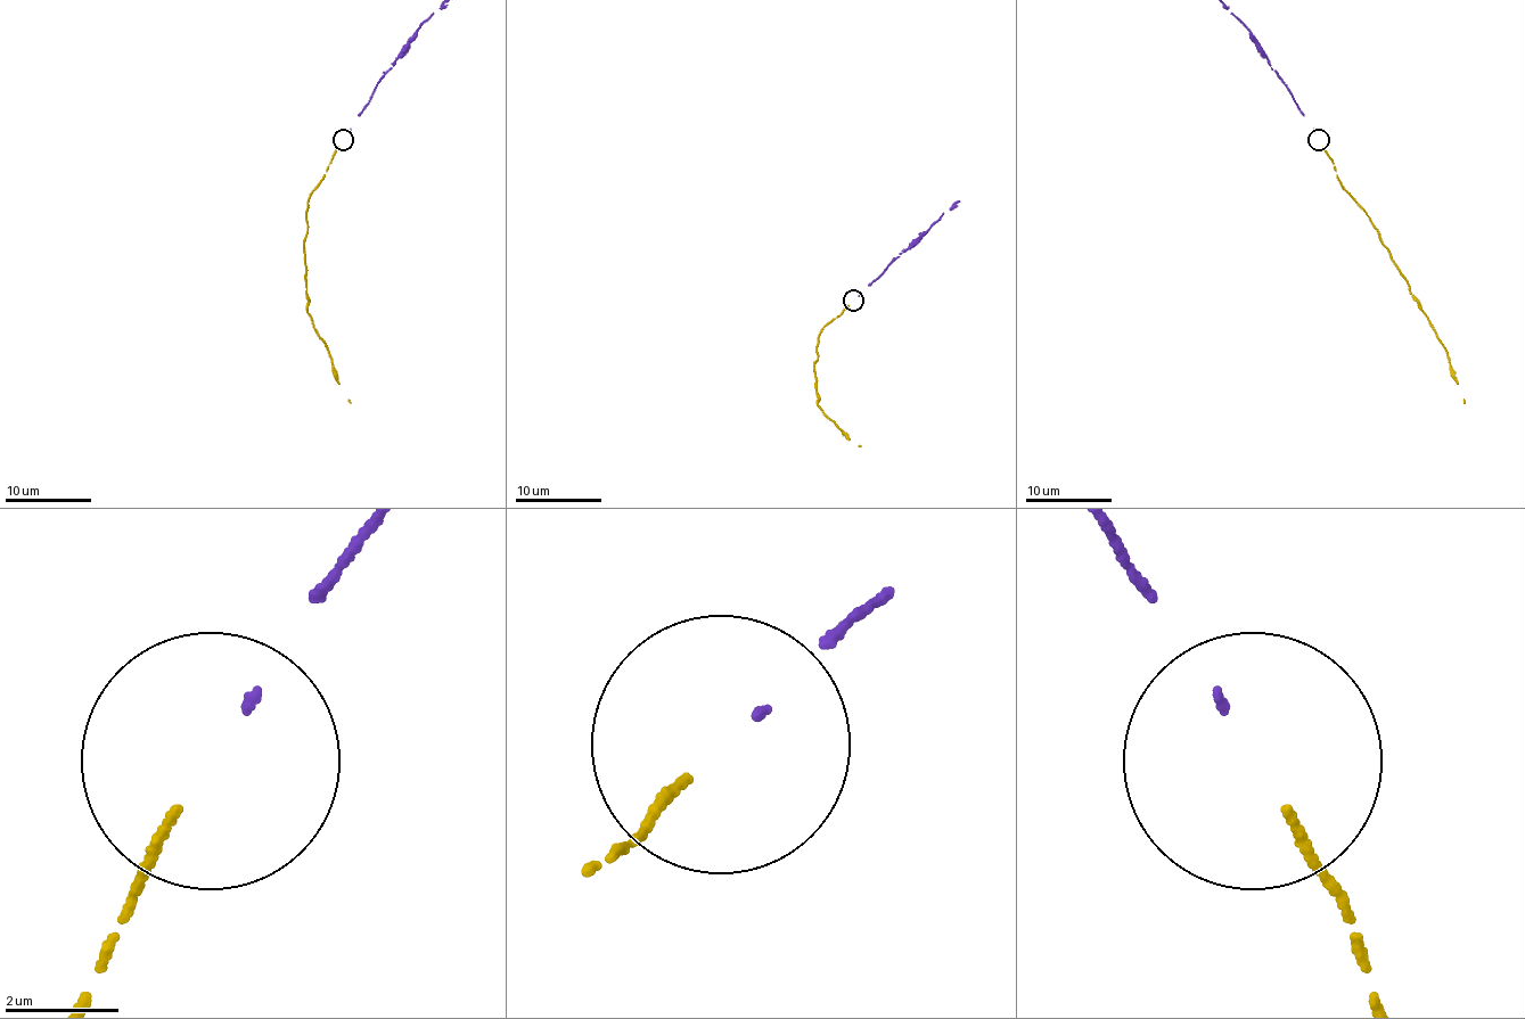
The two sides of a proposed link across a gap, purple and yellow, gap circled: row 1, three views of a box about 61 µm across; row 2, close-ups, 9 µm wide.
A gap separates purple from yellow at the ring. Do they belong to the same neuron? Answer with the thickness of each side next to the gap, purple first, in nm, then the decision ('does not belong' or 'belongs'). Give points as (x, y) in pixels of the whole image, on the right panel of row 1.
calibres 100 and 150 nm; belongs

